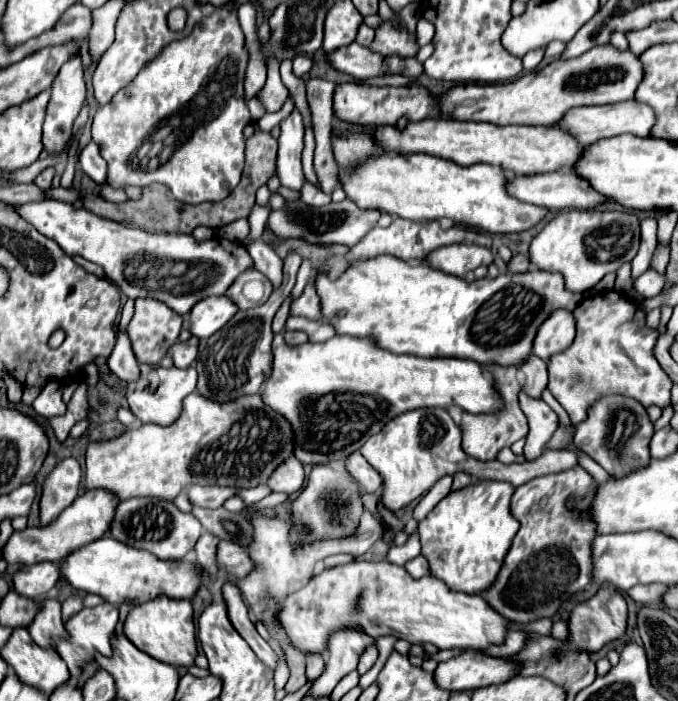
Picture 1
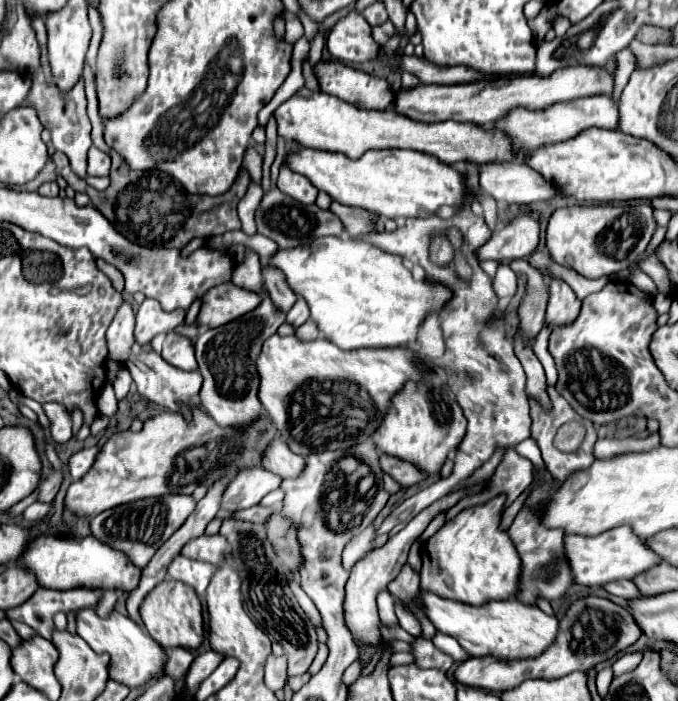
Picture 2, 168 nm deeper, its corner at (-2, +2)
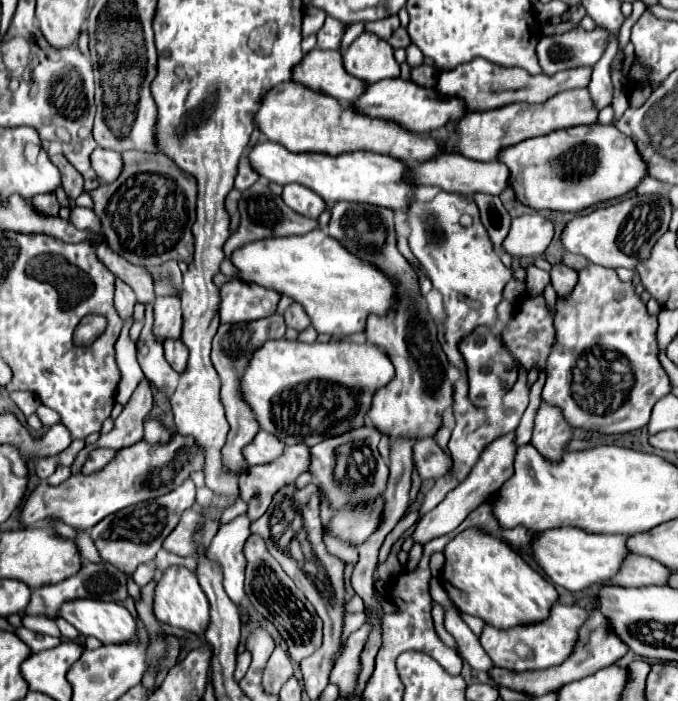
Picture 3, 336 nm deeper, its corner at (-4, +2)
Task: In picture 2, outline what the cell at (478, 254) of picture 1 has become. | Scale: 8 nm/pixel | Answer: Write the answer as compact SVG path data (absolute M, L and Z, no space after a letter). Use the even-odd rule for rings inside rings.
M522 214L510 224L496 228L492 238L478 250L480 260L510 262L516 258L528 258L540 242L540 224Z

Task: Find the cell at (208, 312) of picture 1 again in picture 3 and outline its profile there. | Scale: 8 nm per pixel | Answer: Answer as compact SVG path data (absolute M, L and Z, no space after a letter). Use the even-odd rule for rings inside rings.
M230 280L220 288L220 322L236 324L276 312L280 294L260 284Z

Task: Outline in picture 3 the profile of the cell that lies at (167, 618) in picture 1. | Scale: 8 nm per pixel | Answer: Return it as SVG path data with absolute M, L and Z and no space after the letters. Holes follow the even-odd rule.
M170 566L164 576L156 584L154 594L154 616L170 626L170 628L182 628L186 632L202 636L208 630L210 624L210 604L206 600L204 590L198 584L198 578L194 572L182 568L182 566Z

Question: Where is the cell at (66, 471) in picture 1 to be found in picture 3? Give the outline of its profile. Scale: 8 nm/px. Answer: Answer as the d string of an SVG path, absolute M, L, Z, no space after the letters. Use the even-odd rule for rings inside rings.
M96 448L96 450L92 450L92 454L90 454L90 458L86 460L82 472L84 472L84 474L92 474L92 472L104 468L104 466L114 458L114 454L116 454L116 452L114 452L114 450L108 450L108 448Z

